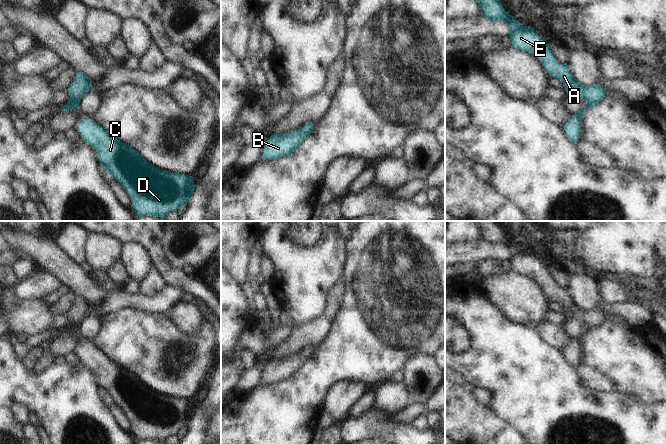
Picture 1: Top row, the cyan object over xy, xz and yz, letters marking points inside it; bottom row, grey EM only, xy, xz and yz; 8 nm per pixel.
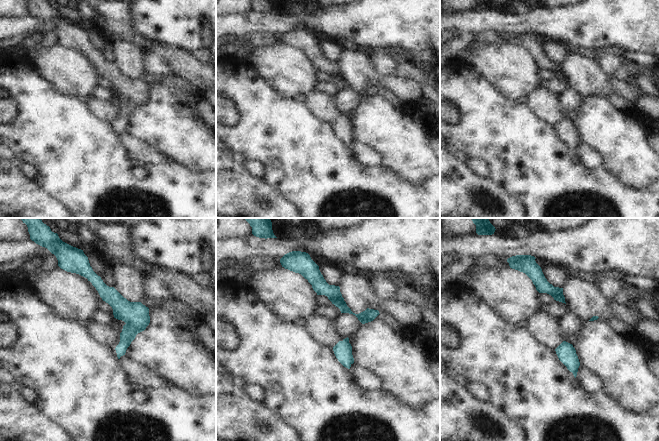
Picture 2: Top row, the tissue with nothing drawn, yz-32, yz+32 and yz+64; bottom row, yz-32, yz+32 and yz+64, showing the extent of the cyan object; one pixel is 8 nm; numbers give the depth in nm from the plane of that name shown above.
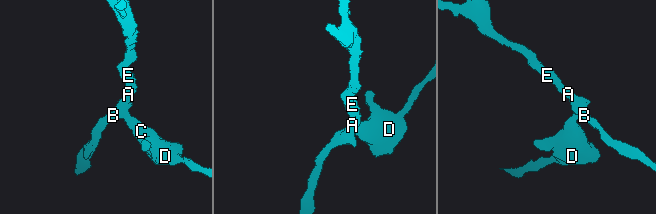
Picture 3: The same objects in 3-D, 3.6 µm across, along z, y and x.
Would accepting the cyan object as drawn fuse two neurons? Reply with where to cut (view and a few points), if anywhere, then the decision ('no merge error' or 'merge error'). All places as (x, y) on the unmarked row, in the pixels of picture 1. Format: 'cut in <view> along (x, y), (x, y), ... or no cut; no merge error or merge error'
no cut; no merge error

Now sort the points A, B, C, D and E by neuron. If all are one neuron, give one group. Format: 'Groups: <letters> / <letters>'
Groups: A B C D E

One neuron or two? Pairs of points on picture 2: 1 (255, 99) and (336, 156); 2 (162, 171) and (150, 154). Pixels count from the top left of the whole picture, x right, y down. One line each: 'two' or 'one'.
1: one
2: two

